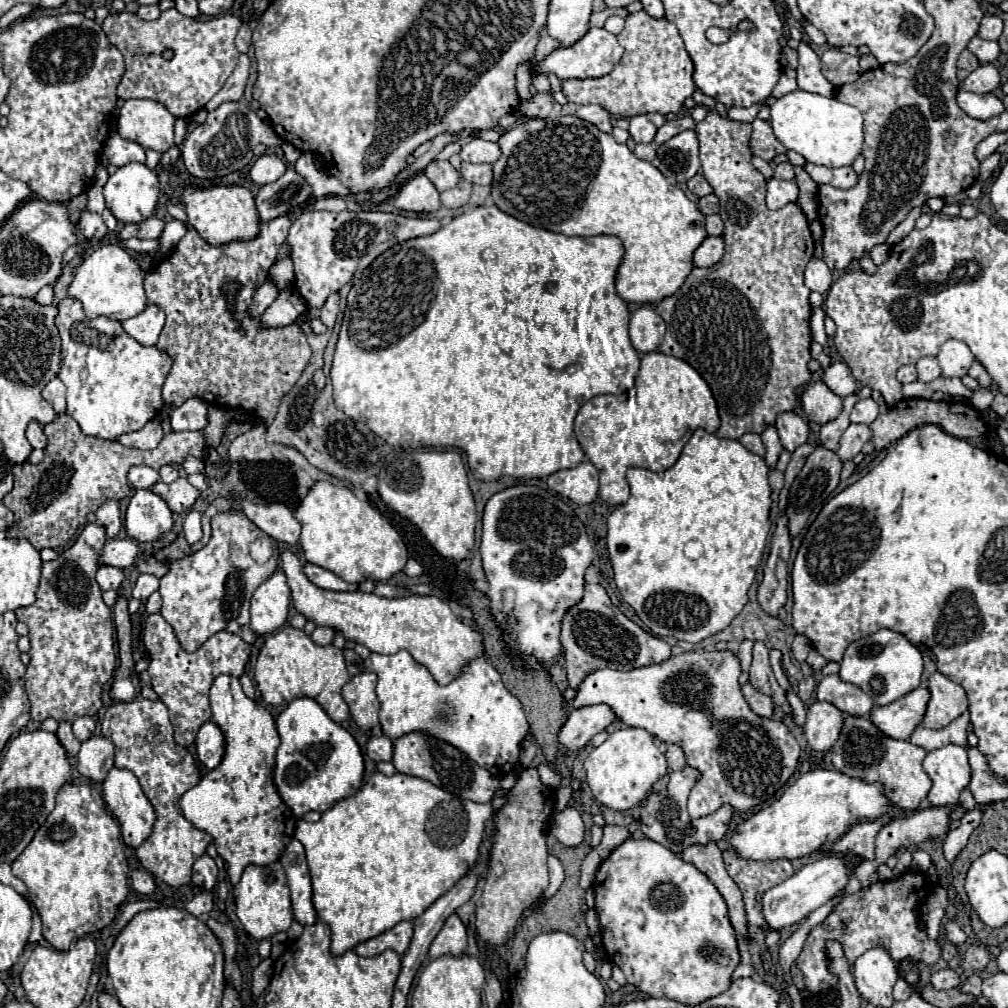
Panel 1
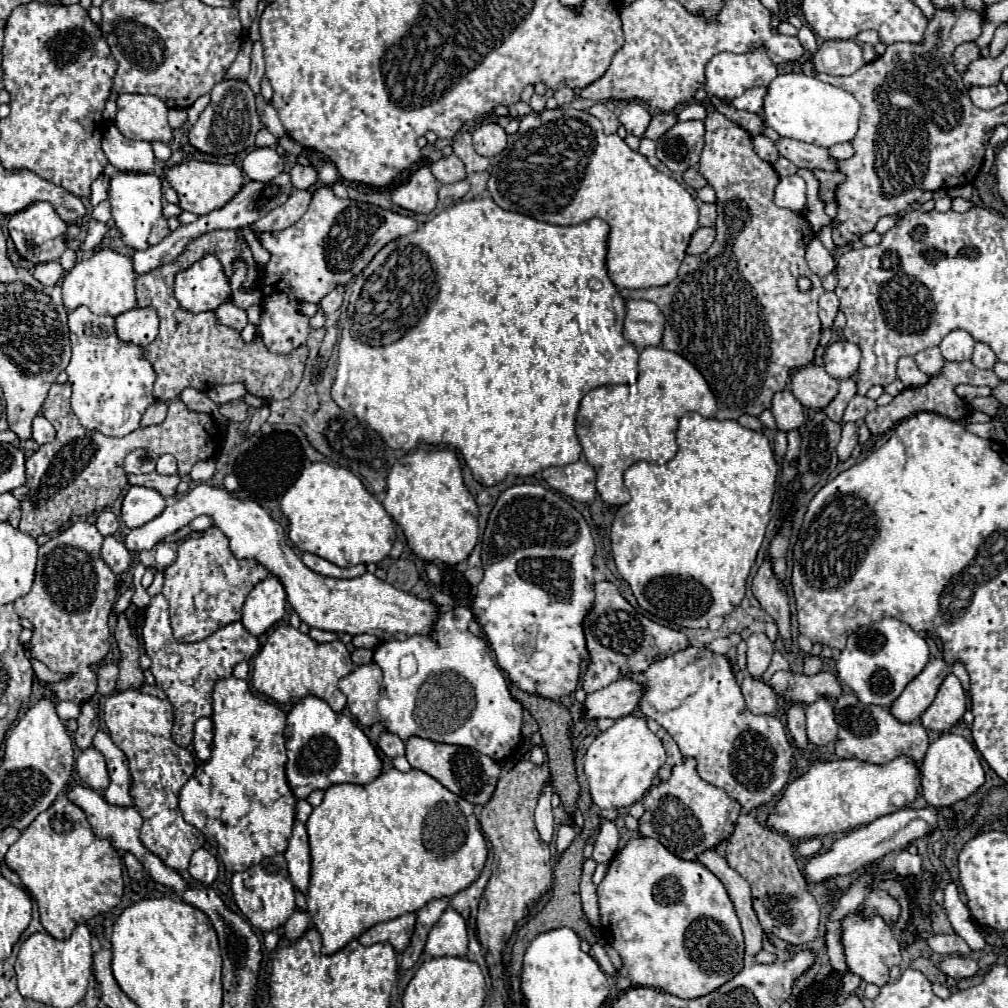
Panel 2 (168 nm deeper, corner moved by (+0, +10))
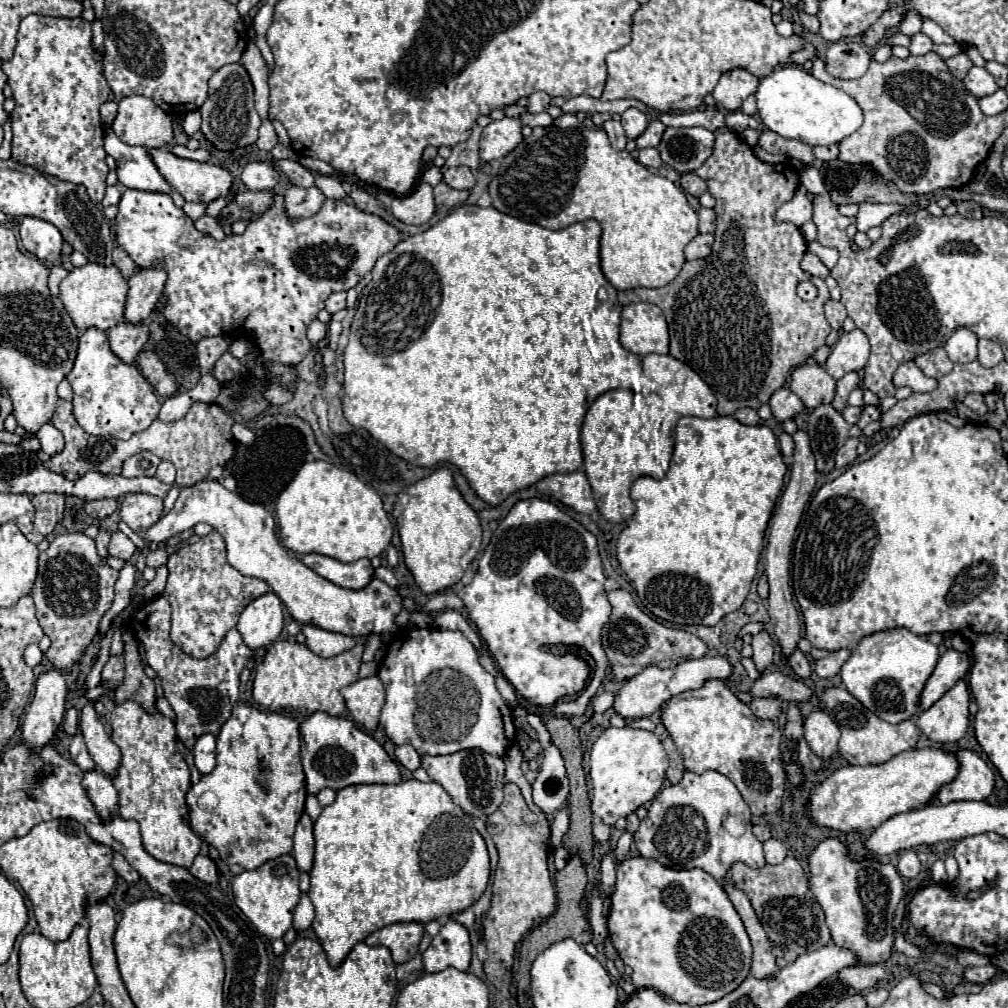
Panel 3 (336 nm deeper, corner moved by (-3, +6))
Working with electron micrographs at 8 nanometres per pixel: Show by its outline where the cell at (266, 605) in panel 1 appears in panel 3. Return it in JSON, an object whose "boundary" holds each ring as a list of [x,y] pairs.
{"boundary":[[[266,593],[254,599],[240,615],[236,629],[240,631],[244,643],[252,649],[268,647],[276,641],[284,627],[282,601],[276,593]]]}

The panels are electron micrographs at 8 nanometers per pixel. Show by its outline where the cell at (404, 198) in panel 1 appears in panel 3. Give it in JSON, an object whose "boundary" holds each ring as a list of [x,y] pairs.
{"boundary":[[[418,183],[408,195],[394,197],[390,211],[402,223],[410,223],[410,225],[428,223],[436,211],[432,185]]]}

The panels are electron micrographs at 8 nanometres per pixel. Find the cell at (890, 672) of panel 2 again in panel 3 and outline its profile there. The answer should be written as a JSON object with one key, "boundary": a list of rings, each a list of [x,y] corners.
{"boundary":[[[888,629],[866,635],[842,665],[844,687],[872,713],[888,723],[912,719],[918,713],[918,697],[938,663],[938,647],[908,629]]]}

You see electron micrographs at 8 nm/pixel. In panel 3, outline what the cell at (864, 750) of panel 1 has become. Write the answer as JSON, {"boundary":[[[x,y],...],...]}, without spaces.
{"boundary":[[[832,687],[824,693],[824,703],[826,711],[834,719],[834,723],[840,727],[842,737],[838,743],[840,755],[850,763],[850,765],[880,765],[890,761],[894,755],[914,749],[918,739],[920,739],[920,729],[914,721],[902,721],[900,725],[890,725],[876,717],[876,713],[864,709],[864,705],[854,699],[844,687]]]}

